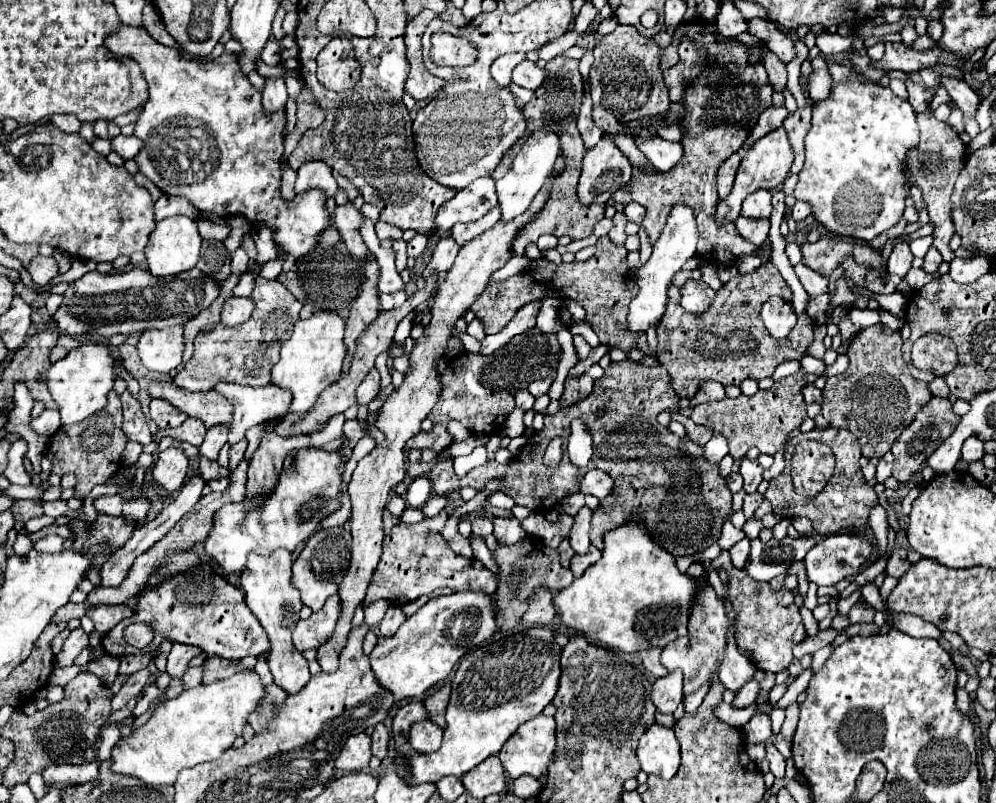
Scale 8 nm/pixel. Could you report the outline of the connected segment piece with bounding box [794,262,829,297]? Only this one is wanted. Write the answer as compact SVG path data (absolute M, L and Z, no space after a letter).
M801 262L794 267L796 275L802 280L805 290L811 297L828 293L829 280L824 276L811 272L807 266Z

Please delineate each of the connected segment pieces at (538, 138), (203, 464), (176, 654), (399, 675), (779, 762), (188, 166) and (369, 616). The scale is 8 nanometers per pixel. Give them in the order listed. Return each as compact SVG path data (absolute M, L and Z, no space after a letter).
M533 132L531 134L531 138L521 146L519 154L513 158L511 170L503 178L495 180L499 208L501 208L501 222L511 222L529 208L535 194L541 190L545 180L551 176L557 156L559 156L559 136L555 132Z
M199 458L199 472L201 472L201 476L205 478L205 480L213 480L213 478L223 478L223 476L229 476L231 474L231 470L229 468L225 468L225 466L221 466L219 462L215 462L215 460L209 460L209 458Z
M175 642L169 656L167 656L167 674L171 678L181 678L187 670L187 662L197 654L201 654L199 646L189 646L189 644Z
M485 590L453 592L449 596L431 598L423 608L419 608L413 616L409 616L405 620L405 624L393 636L379 638L379 644L373 648L369 658L371 658L371 666L375 670L375 676L379 678L379 682L387 690L393 692L395 702L397 702L397 700L403 700L403 698L419 696L427 688L431 688L433 684L445 680L449 676L449 672L453 670L453 666L457 664L457 660L465 652L479 646L483 640L491 638L495 632L497 632L497 612L495 612L493 598Z
M771 734L765 742L765 748L767 748L767 760L771 764L771 772L775 778L783 778L785 776L785 758L781 756L781 752L775 748L775 734Z
M125 24L121 30L107 34L105 48L109 48L117 58L133 58L149 84L149 98L135 124L135 136L143 140L143 148L135 156L139 172L147 176L161 192L187 198L199 212L211 212L221 218L241 214L253 224L267 224L275 228L275 242L279 244L279 250L293 254L297 260L305 260L317 244L319 234L329 228L329 214L325 208L327 198L323 198L319 190L307 190L307 194L295 196L293 202L281 200L279 168L283 154L281 132L285 126L285 114L265 118L261 110L261 94L247 78L243 78L243 74L239 74L235 54L223 52L211 64L187 62L181 58L179 50L155 42L143 26L137 28Z
M378 600L364 610L364 622L369 627L379 626L387 609L391 605L387 600Z

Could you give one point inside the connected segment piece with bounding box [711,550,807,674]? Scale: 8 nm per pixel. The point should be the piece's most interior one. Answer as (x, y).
(768, 624)

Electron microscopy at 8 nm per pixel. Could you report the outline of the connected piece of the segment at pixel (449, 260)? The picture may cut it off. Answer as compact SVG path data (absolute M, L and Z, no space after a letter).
M453 238L441 240L441 242L435 246L435 250L433 250L433 254L431 254L431 260L427 262L425 270L421 272L421 278L427 280L427 276L431 276L431 274L437 274L437 272L441 272L441 270L449 270L449 268L453 266L453 262L455 262L457 252L459 252L459 246L455 244Z

